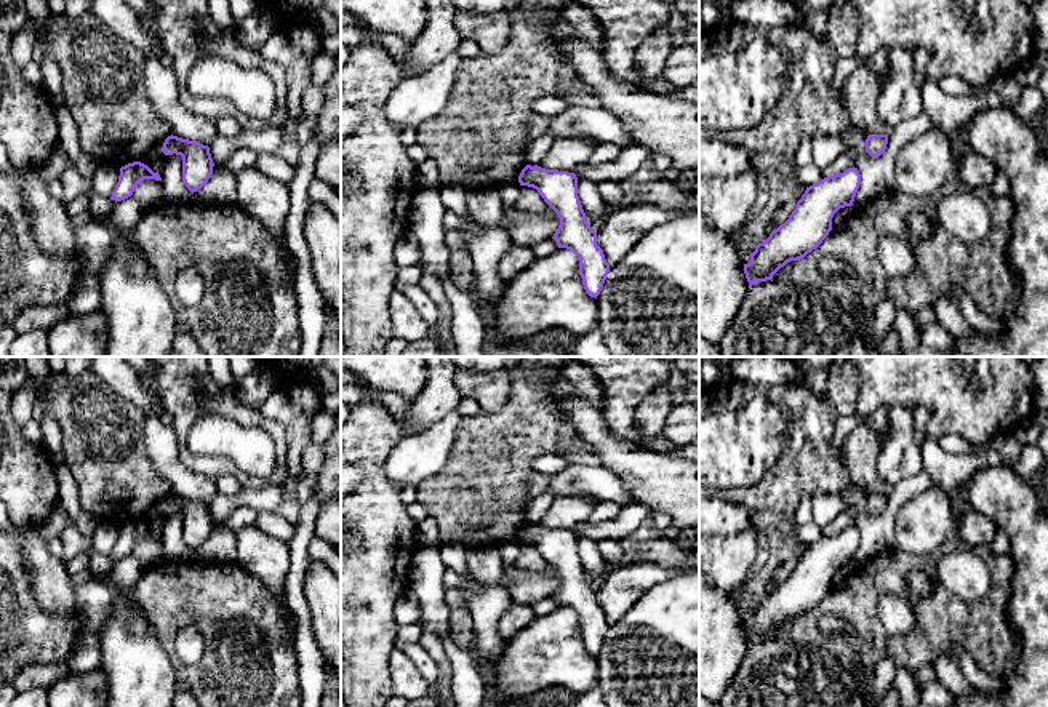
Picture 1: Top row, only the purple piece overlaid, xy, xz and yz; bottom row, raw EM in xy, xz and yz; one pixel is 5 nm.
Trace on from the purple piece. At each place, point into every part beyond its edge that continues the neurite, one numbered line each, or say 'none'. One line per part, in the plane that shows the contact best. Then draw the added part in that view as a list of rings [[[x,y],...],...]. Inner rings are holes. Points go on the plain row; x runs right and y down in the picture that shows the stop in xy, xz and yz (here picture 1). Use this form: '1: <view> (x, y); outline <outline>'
none

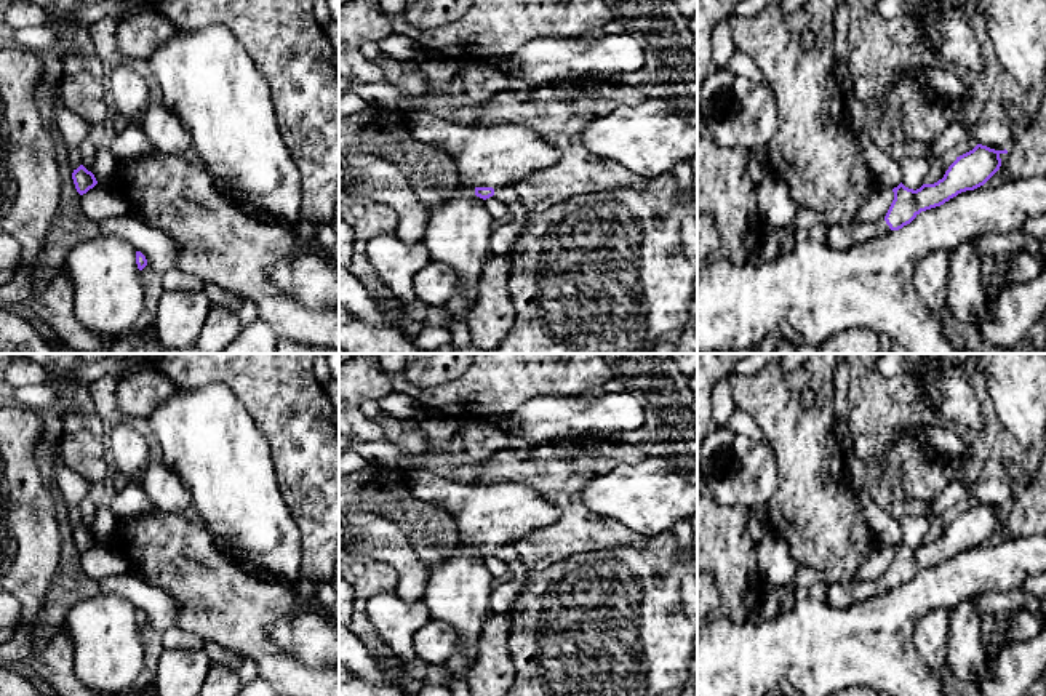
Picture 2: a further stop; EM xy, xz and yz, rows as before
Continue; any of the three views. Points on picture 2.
1: xz (487, 514); outline [[[422,462],[408,474],[414,498],[441,504],[454,518],[462,546],[507,546],[525,534],[549,526],[563,517],[563,509],[544,499],[526,483],[461,483],[441,478],[432,472],[430,462]]]

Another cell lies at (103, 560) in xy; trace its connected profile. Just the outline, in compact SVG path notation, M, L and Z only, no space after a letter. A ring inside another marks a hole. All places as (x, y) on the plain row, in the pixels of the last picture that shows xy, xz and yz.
M96 542L86 552L80 554L83 573L101 582L106 578L125 574L130 563L114 544Z

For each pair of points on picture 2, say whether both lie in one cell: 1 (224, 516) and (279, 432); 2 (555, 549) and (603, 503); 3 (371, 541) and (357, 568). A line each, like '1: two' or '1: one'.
1: two
2: two
3: two

